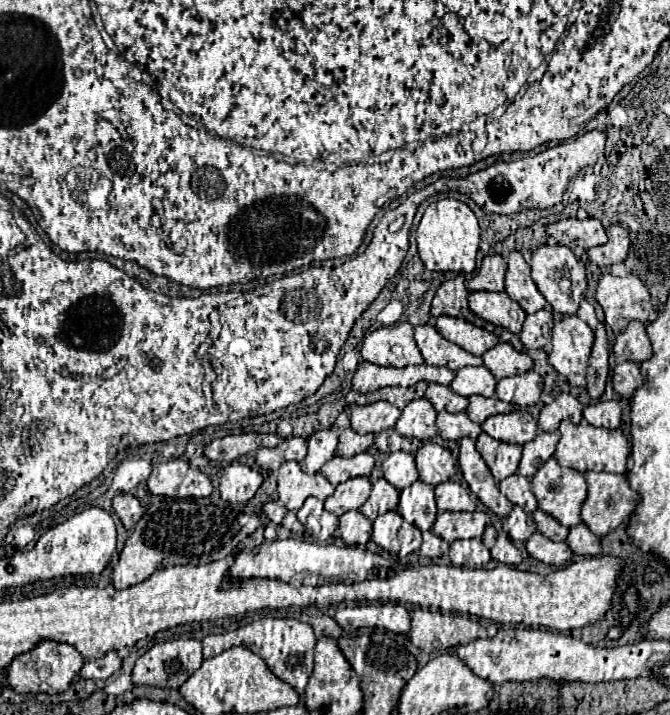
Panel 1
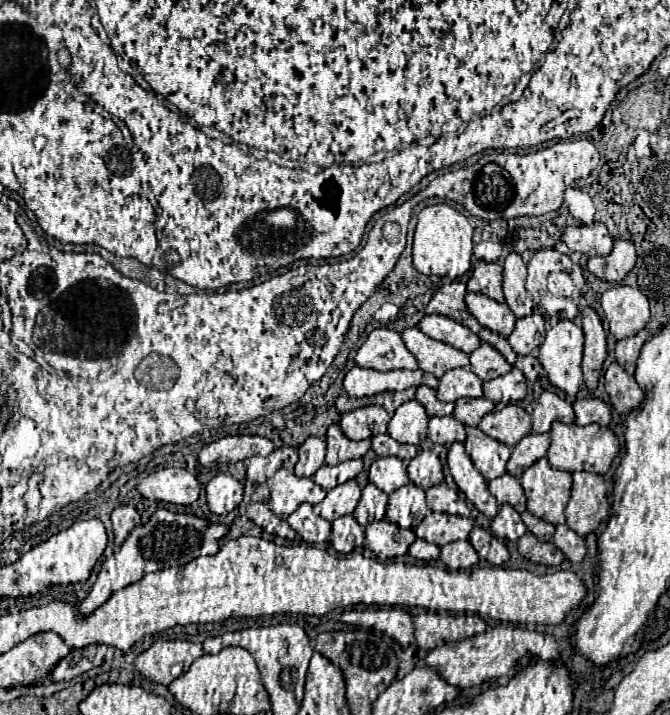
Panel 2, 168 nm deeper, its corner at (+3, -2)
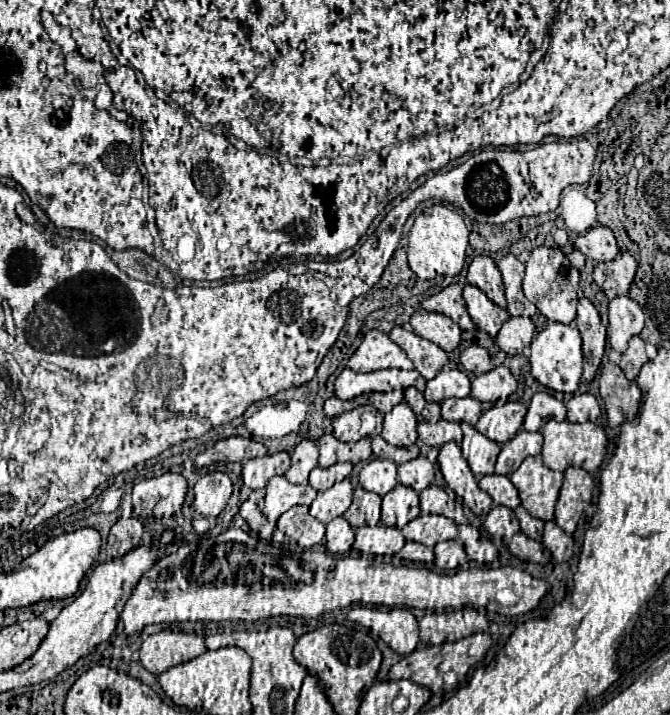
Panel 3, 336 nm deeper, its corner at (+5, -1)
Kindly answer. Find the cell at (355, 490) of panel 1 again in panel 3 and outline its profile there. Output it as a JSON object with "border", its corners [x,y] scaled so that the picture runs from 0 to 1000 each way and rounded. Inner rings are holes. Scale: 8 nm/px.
{"border":[[[513,670],[484,687],[461,709],[461,717],[481,731],[493,731],[496,726],[516,717],[525,701],[525,678],[522,670]]]}

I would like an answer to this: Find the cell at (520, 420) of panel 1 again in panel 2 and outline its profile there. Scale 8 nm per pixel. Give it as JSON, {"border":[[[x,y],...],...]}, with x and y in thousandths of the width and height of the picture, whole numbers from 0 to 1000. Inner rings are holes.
{"border":[[[761,565],[761,568],[752,568],[749,573],[725,579],[716,587],[713,599],[731,613],[755,624],[767,624],[791,604],[794,596],[791,596],[791,579],[782,571]]]}

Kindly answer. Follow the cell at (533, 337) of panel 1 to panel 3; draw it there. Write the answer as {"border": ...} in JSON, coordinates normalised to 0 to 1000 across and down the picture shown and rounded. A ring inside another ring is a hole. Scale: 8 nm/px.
{"border":[[[761,443],[740,469],[740,483],[755,497],[773,497],[791,483],[797,466],[800,460],[791,443]]]}

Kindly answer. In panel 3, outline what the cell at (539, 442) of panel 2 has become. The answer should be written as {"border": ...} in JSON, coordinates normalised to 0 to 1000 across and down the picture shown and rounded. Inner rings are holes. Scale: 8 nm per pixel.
{"border":[[[773,603],[773,608],[749,622],[749,631],[740,645],[740,662],[743,664],[764,664],[776,648],[791,636],[806,636],[809,631],[809,606],[791,606],[791,603]]]}

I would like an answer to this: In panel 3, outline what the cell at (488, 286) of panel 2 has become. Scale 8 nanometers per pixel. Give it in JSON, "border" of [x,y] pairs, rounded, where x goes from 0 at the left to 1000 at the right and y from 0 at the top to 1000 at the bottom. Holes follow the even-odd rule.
{"border":[[[710,359],[699,373],[699,396],[719,404],[743,429],[755,432],[749,385],[731,359]]]}

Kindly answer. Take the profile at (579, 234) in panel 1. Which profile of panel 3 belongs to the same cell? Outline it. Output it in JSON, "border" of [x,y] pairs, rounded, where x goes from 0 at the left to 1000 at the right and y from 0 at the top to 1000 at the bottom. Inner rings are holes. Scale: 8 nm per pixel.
{"border":[[[893,315],[893,317],[884,317],[878,320],[875,326],[863,329],[860,337],[857,337],[857,345],[872,354],[875,359],[887,362],[887,365],[910,365],[919,359],[922,354],[922,343],[919,343],[919,331],[916,326],[901,317],[901,315]]]}

